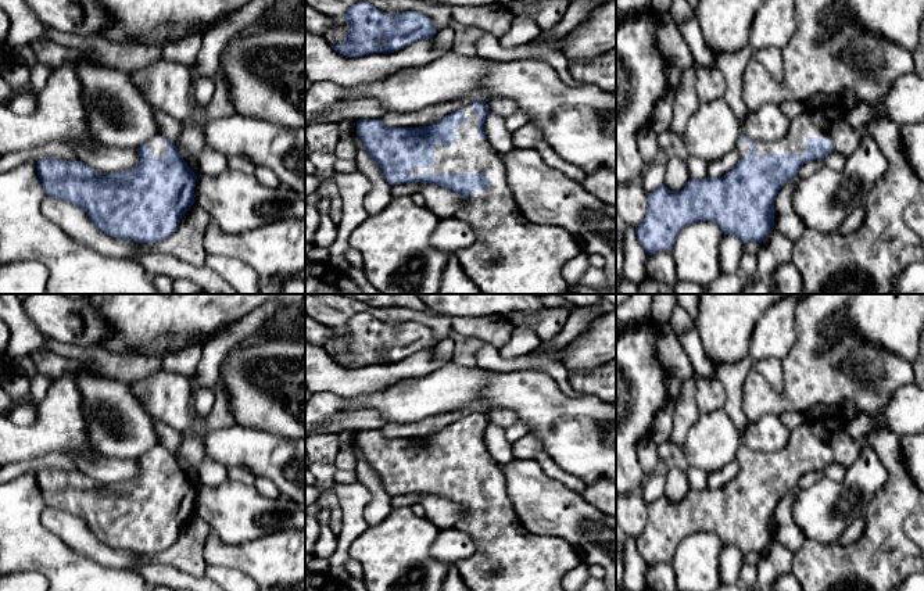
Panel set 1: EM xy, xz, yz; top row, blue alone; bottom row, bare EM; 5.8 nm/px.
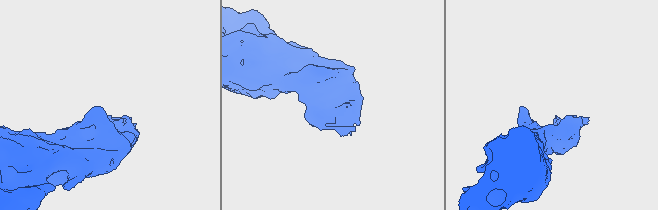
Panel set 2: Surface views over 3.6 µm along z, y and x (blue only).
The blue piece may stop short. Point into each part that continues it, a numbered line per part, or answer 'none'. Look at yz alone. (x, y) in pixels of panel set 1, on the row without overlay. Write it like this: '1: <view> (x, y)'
1: yz (891, 548)

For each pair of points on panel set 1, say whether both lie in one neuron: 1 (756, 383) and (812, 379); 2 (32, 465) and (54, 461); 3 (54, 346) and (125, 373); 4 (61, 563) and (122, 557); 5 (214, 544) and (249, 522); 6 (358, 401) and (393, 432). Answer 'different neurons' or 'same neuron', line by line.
1: same neuron
2: same neuron
3: same neuron
4: different neurons
5: different neurons
6: different neurons

